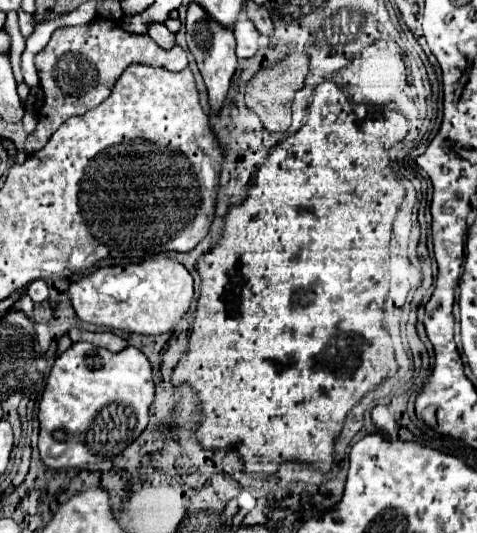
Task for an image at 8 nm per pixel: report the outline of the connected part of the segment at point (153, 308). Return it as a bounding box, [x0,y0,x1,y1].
[70,259,194,335]

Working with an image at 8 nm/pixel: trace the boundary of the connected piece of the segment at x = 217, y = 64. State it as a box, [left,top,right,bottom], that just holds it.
[186,1,236,113]

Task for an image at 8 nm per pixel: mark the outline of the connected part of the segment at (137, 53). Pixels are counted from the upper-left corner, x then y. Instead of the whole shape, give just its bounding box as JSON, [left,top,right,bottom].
[24,17,188,153]

